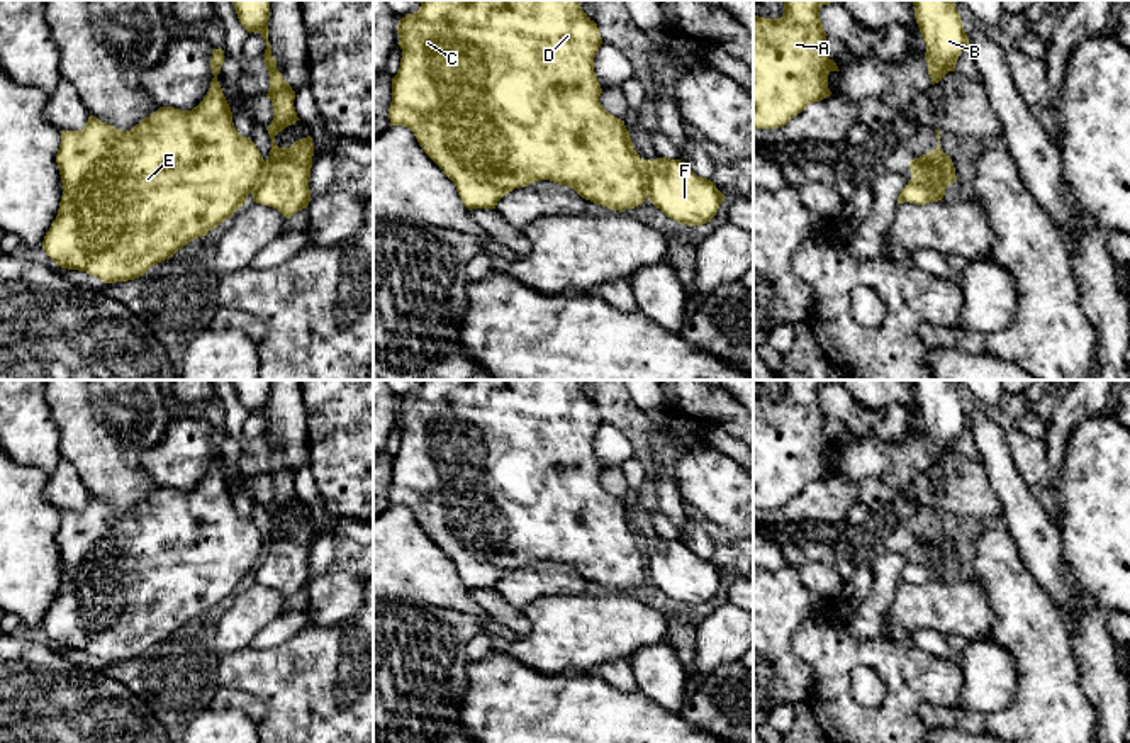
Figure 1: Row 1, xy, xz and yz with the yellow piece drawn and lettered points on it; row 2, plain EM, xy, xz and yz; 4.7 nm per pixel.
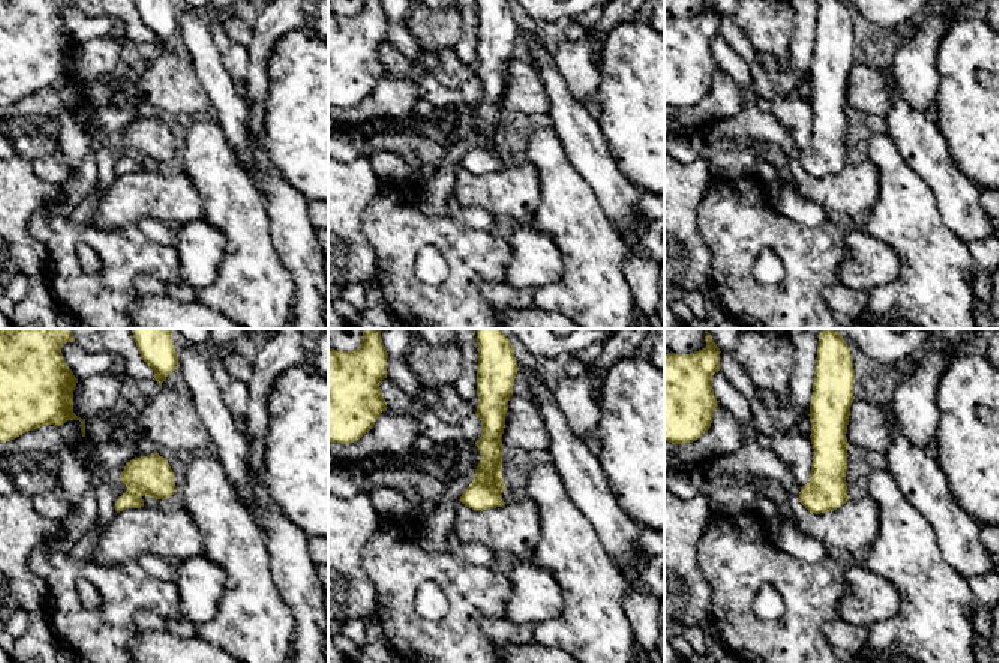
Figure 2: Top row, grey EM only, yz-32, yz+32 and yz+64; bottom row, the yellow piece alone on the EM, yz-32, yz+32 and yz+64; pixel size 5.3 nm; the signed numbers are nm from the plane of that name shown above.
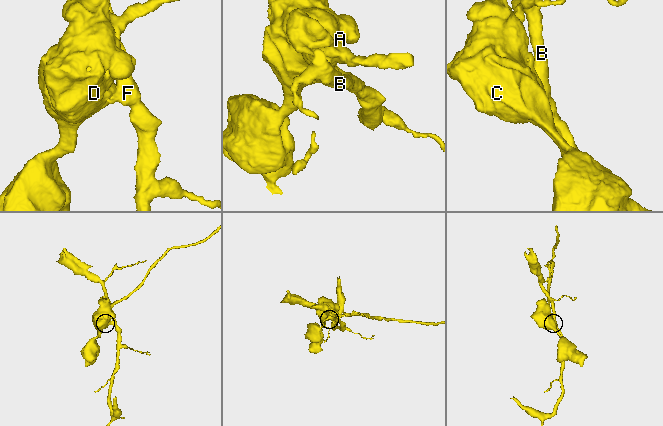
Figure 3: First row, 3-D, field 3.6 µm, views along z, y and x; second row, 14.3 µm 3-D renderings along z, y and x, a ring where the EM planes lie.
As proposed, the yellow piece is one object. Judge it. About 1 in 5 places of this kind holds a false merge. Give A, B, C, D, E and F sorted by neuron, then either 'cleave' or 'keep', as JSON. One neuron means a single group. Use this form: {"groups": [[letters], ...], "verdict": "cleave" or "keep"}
{"groups": [["A", "C", "D", "E"], ["B", "F"]], "verdict": "cleave"}

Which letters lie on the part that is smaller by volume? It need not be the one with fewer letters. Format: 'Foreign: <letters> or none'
Foreign: B, F

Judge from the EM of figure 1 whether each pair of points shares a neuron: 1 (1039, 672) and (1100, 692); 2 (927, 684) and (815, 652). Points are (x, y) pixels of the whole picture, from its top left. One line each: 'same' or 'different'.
1: different
2: same

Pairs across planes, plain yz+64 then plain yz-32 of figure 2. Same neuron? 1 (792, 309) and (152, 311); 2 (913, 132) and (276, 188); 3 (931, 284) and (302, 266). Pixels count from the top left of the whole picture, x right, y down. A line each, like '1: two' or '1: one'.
1: two
2: two
3: two

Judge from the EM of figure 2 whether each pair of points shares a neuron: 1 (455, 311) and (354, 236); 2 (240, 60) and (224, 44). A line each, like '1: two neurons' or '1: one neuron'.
1: two neurons
2: one neuron

